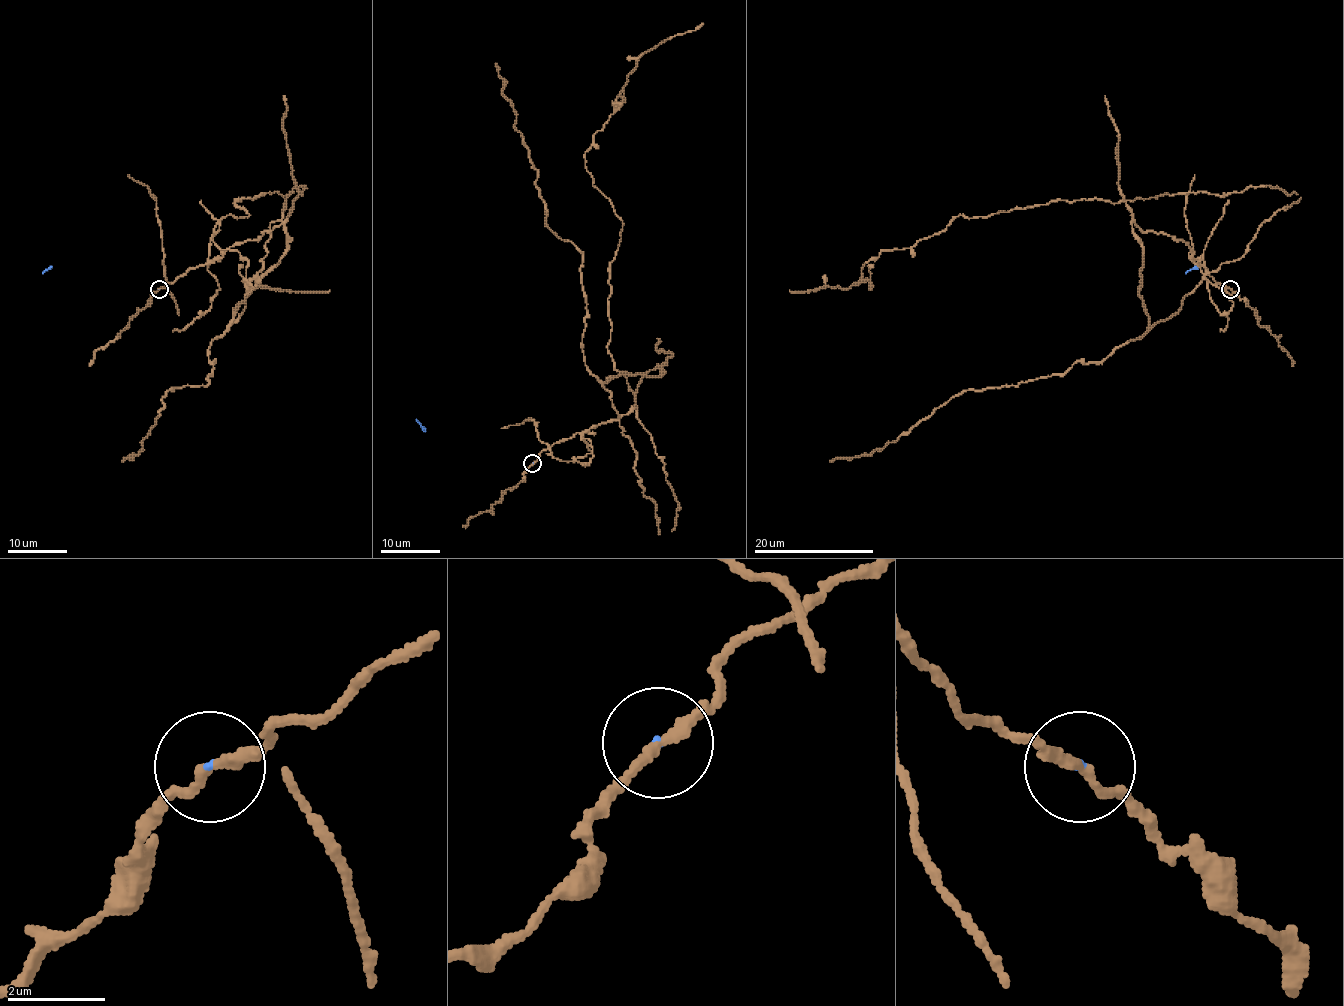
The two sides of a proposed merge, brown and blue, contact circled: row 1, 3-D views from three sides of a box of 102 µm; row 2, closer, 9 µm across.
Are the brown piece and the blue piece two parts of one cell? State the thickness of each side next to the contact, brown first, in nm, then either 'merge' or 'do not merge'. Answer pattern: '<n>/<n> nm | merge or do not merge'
200/50 nm | do not merge

